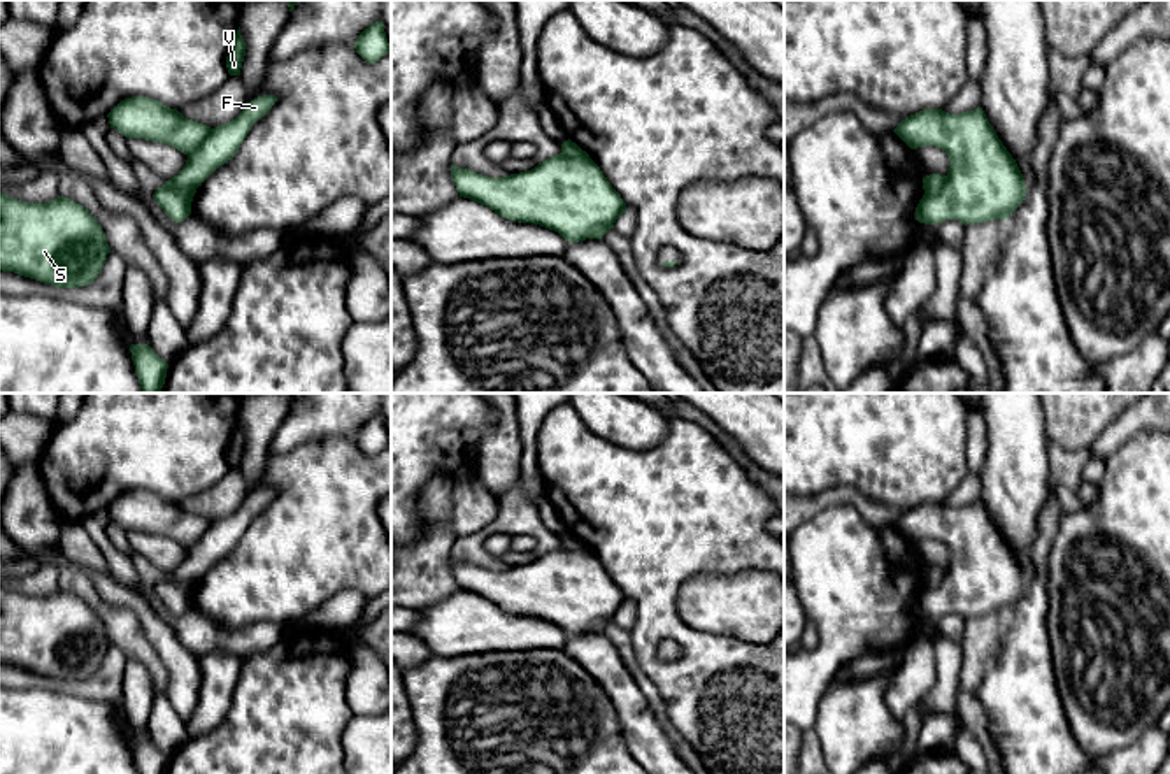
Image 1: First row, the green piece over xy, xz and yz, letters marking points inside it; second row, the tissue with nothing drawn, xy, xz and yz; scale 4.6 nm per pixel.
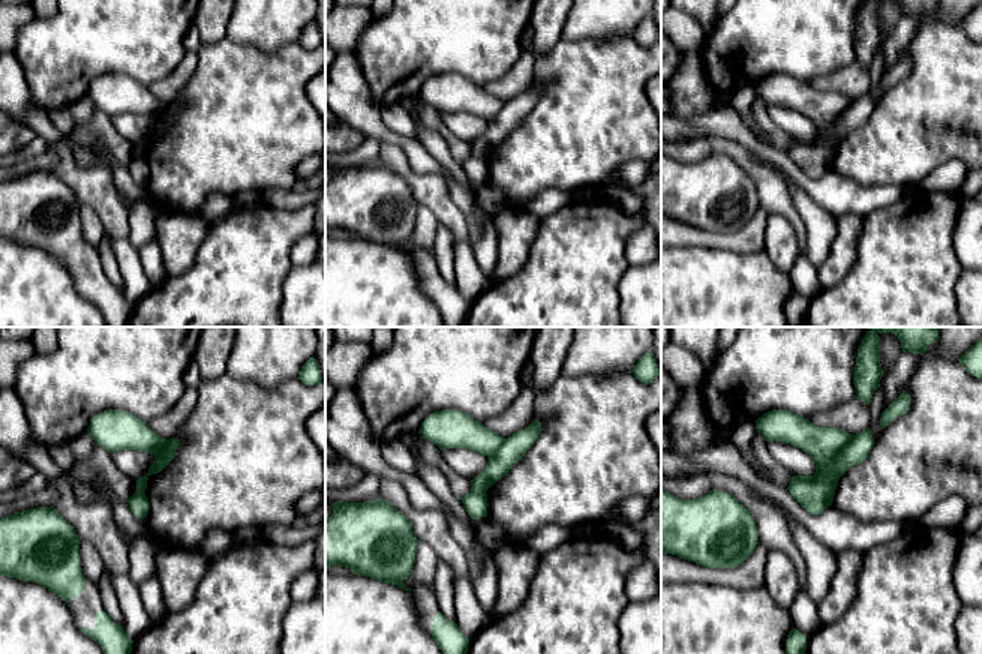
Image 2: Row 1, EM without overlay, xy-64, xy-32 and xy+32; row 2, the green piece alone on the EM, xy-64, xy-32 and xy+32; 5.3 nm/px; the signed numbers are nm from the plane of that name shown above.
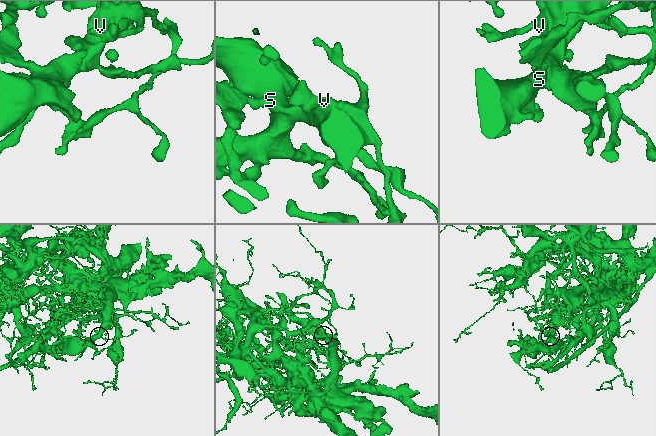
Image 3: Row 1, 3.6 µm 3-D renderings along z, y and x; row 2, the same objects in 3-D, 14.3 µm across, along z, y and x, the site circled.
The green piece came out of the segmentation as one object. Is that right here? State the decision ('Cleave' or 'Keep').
Cleave

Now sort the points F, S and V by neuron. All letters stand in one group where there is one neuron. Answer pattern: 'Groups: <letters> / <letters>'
Groups: F / S V

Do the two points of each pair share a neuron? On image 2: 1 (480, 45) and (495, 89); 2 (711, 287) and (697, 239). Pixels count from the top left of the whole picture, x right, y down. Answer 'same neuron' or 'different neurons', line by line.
1: different neurons
2: different neurons

